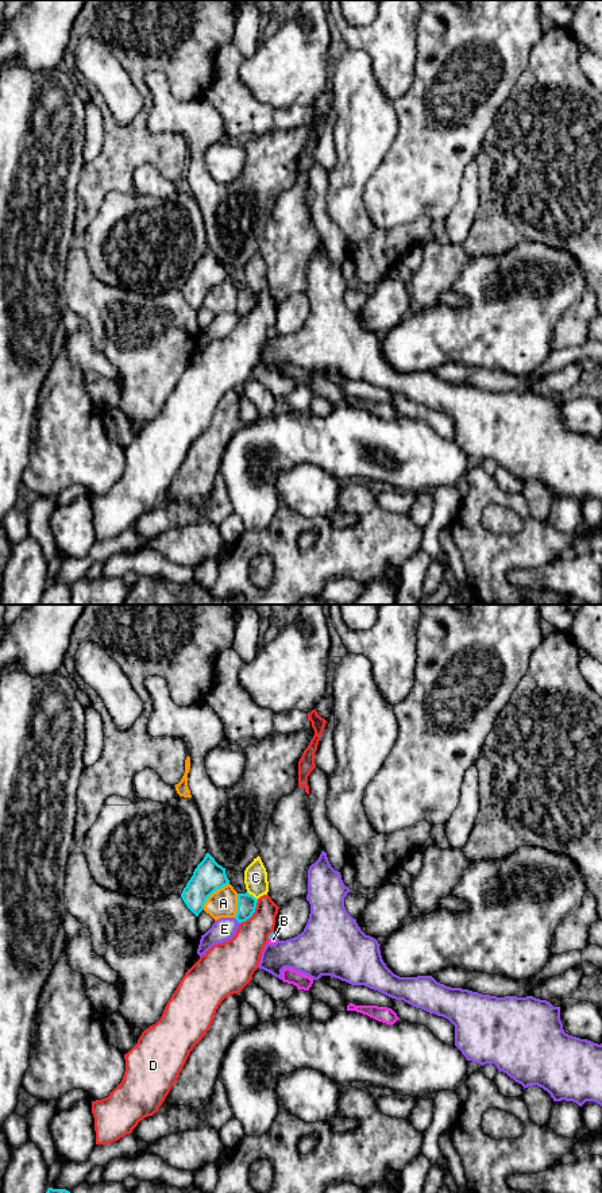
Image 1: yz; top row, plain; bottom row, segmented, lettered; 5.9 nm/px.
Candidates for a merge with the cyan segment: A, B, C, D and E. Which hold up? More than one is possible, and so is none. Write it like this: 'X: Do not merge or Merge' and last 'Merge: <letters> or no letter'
A: Do not merge
B: Merge
C: Do not merge
D: Do not merge
E: Do not merge
Merge: B

